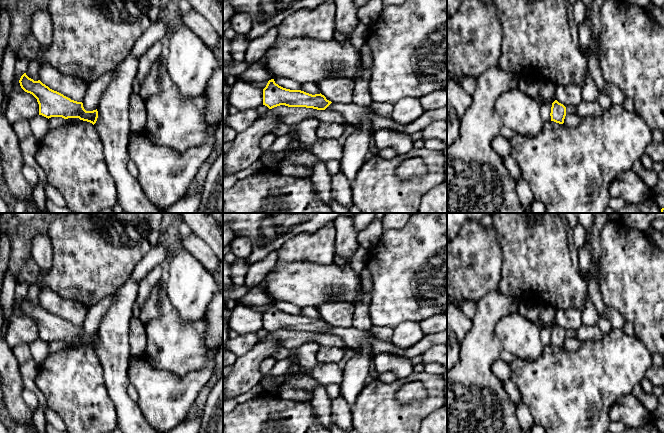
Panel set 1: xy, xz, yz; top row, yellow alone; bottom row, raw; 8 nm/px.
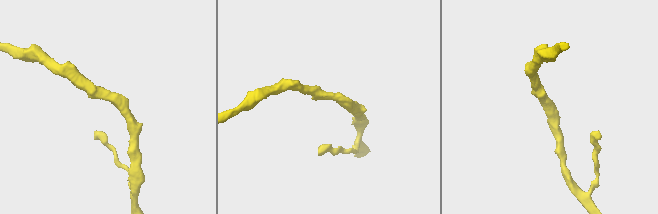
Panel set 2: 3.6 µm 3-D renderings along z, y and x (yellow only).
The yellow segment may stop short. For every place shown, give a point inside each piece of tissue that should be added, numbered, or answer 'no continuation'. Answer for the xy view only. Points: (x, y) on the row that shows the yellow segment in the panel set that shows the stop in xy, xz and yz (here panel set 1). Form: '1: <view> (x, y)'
no continuation

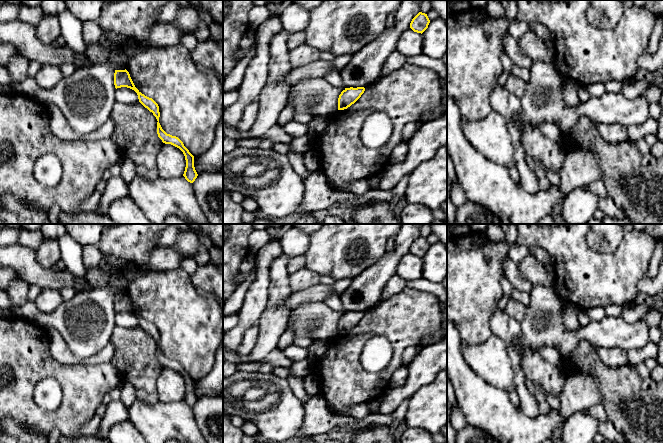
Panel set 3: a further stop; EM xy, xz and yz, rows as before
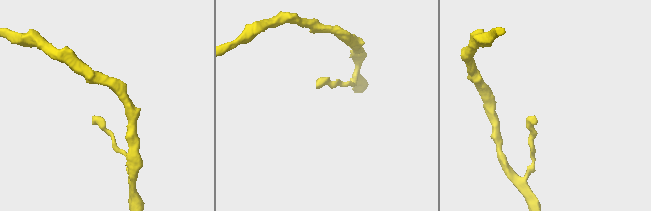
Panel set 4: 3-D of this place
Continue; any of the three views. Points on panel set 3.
no continuation

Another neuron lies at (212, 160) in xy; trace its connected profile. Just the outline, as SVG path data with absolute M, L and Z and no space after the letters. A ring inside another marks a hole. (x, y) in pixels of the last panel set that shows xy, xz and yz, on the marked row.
M223 117L216 127L212 146L205 153L194 157L194 167L197 174L223 169Z

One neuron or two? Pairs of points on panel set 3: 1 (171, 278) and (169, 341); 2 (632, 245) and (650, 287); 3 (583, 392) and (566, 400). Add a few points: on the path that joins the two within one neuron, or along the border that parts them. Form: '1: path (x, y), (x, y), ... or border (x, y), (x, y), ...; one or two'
1: path (171, 294), (171, 325); one
2: border (644, 276), (638, 282), (638, 290); two
3: path (579, 393), (570, 400); one

